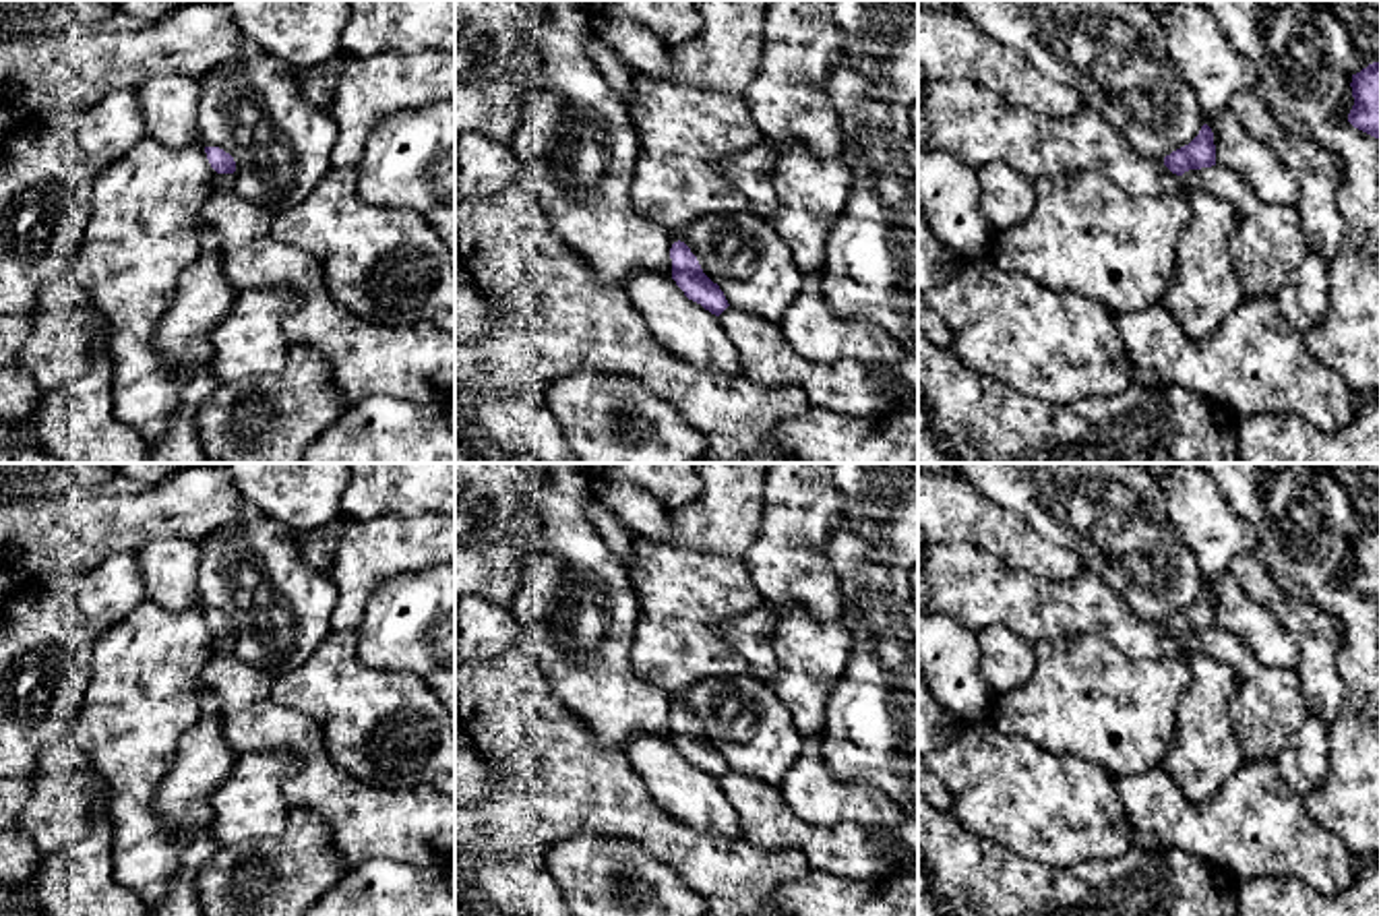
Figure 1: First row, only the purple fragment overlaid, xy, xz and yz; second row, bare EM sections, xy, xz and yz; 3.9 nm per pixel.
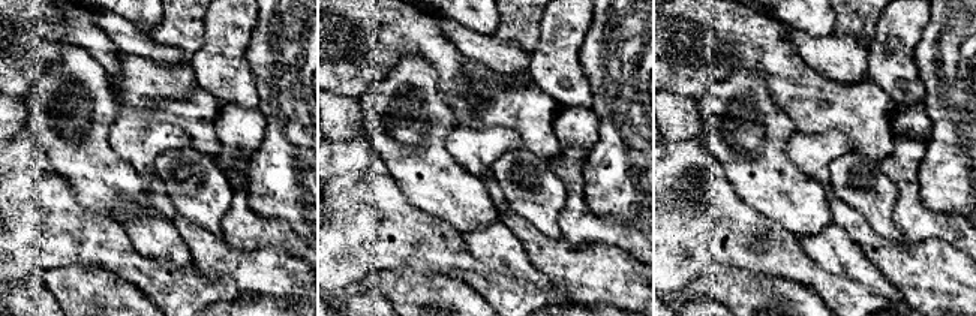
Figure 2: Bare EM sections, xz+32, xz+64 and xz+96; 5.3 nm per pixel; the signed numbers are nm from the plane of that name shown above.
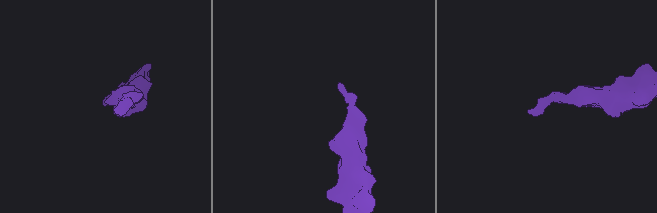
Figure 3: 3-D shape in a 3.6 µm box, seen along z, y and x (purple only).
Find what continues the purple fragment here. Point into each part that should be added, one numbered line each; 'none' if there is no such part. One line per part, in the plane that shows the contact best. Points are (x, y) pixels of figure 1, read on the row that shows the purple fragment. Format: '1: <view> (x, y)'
1: yz (976, 125)

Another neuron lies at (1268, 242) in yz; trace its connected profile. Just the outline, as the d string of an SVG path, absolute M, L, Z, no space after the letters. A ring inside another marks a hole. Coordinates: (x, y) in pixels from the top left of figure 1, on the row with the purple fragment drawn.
M1226 165L1189 170L1181 178L1185 192L1205 190L1238 211L1230 258L1245 298L1276 296L1309 252L1298 211L1290 205L1263 203Z

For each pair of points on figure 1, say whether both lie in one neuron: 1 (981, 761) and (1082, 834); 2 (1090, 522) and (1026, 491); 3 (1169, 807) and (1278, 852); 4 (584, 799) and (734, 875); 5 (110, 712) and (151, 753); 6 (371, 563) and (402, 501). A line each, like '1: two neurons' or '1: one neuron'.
1: one neuron
2: one neuron
3: one neuron
4: one neuron
5: one neuron
6: two neurons

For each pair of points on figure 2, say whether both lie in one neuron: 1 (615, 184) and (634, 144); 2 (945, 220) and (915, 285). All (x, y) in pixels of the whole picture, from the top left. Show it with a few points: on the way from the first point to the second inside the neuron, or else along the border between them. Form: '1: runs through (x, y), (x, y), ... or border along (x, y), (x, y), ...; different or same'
1: runs through (625, 174), (634, 165), (634, 155); same
2: border along (903, 241), (945, 240), (960, 250); different

